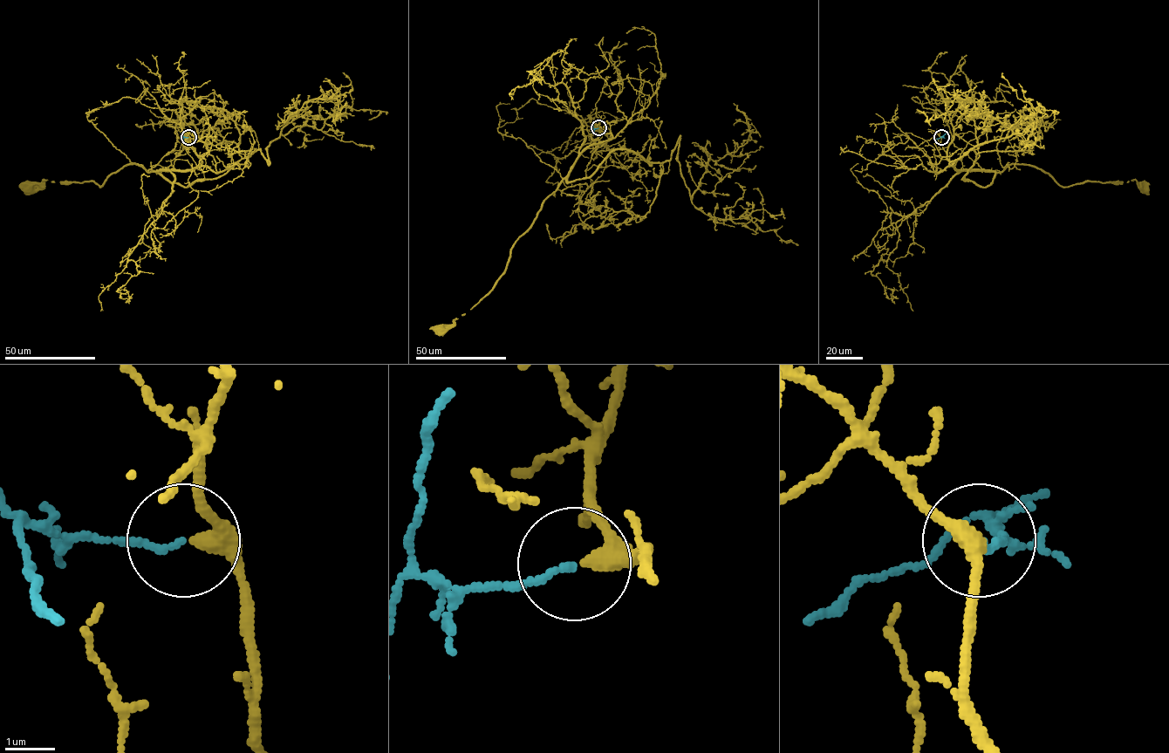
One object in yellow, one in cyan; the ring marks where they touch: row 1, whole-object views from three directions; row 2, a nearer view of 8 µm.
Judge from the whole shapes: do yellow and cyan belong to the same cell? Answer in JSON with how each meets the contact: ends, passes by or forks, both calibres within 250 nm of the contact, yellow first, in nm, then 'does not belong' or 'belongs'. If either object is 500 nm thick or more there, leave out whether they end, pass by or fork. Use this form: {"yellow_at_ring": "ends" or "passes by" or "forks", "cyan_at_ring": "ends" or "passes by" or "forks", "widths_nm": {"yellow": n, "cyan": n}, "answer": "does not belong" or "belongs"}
{"yellow_at_ring": "passes by", "cyan_at_ring": "ends", "widths_nm": {"yellow": 280, "cyan": 120}, "answer": "belongs"}

